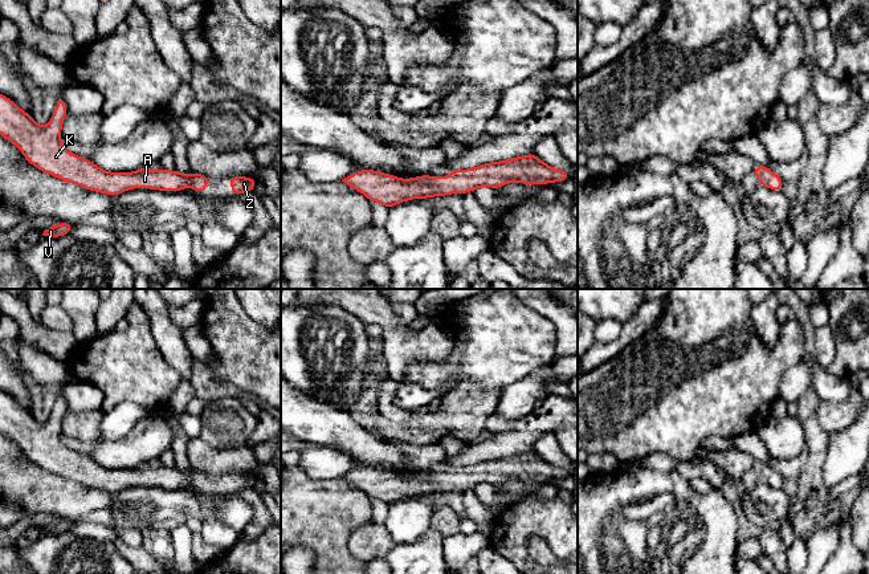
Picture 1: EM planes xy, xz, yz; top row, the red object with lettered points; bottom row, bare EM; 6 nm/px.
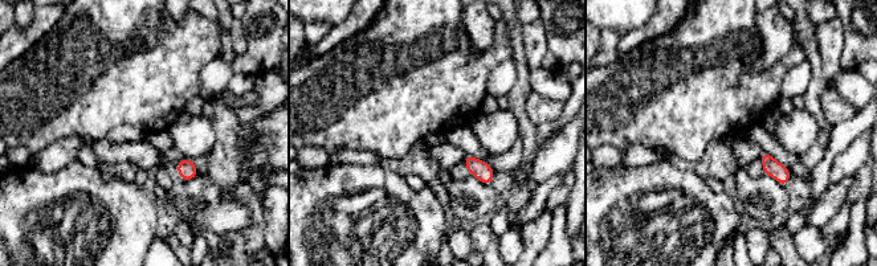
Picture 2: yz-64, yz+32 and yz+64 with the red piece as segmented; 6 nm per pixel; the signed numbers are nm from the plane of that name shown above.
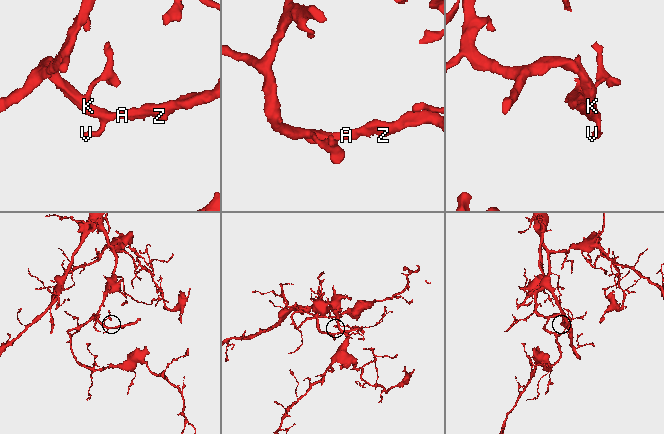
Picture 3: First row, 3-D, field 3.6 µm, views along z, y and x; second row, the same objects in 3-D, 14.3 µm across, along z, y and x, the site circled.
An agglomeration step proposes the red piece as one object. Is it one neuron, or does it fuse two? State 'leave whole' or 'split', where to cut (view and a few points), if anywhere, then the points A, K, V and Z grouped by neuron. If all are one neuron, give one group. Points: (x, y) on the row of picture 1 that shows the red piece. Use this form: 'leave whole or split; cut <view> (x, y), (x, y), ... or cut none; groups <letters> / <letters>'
leave whole; cut none; groups A K V Z

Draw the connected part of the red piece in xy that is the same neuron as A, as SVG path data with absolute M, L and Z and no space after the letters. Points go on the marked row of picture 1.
M0 94L0 134L13 143L30 164L40 168L42 172L48 172L64 182L78 184L89 191L102 192L110 196L117 196L131 188L151 188L175 192L185 187L191 187L200 195L204 195L205 187L211 180L207 175L193 171L189 175L184 175L178 170L168 171L164 168L154 172L150 167L143 167L134 172L109 172L99 168L89 159L66 151L61 144L61 127L66 114L66 103L60 98L49 125L40 126L30 114L21 110L8 97Z

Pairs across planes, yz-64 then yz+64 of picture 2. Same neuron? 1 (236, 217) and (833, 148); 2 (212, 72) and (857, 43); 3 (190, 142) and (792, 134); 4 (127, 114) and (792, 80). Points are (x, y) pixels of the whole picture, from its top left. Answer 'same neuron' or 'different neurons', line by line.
1: different neurons
2: same neuron
3: same neuron
4: different neurons

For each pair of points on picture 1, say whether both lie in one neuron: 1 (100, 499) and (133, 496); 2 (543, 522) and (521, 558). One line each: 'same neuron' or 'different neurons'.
1: different neurons
2: same neuron

